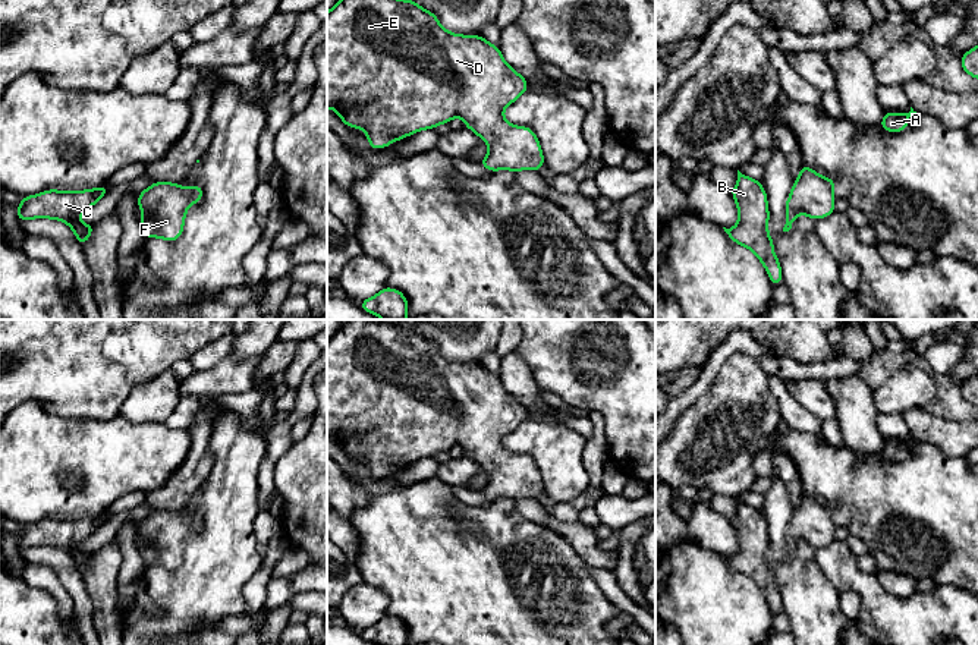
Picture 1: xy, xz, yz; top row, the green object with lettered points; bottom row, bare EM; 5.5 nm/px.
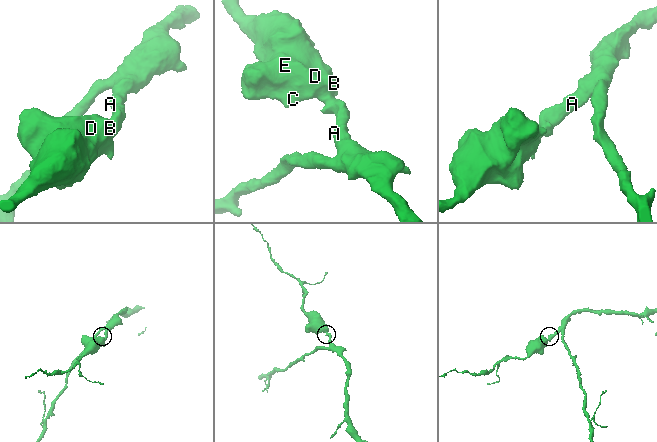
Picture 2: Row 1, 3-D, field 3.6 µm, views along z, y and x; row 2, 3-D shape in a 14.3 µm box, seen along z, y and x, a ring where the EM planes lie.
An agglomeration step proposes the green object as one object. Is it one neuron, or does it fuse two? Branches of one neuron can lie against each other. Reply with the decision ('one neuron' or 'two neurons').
one neuron

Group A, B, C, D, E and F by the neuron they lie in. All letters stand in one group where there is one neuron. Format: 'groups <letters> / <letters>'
groups A B C D E F

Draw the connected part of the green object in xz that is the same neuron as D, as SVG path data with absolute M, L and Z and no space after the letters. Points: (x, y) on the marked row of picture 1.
M339 0L327 12L327 108L336 110L346 126L362 129L374 150L459 116L468 129L488 142L488 154L479 161L482 167L537 172L545 163L534 130L512 126L503 117L503 110L528 89L525 78L504 62L499 47L481 35L446 31L434 13L412 0Z

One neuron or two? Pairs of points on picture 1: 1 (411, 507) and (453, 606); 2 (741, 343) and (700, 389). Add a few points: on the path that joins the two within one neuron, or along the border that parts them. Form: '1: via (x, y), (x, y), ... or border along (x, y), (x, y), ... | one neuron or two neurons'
1: via (411, 532), (453, 575), (453, 581) | one neuron
2: via (728, 349), (716, 361), (708, 376) | one neuron

